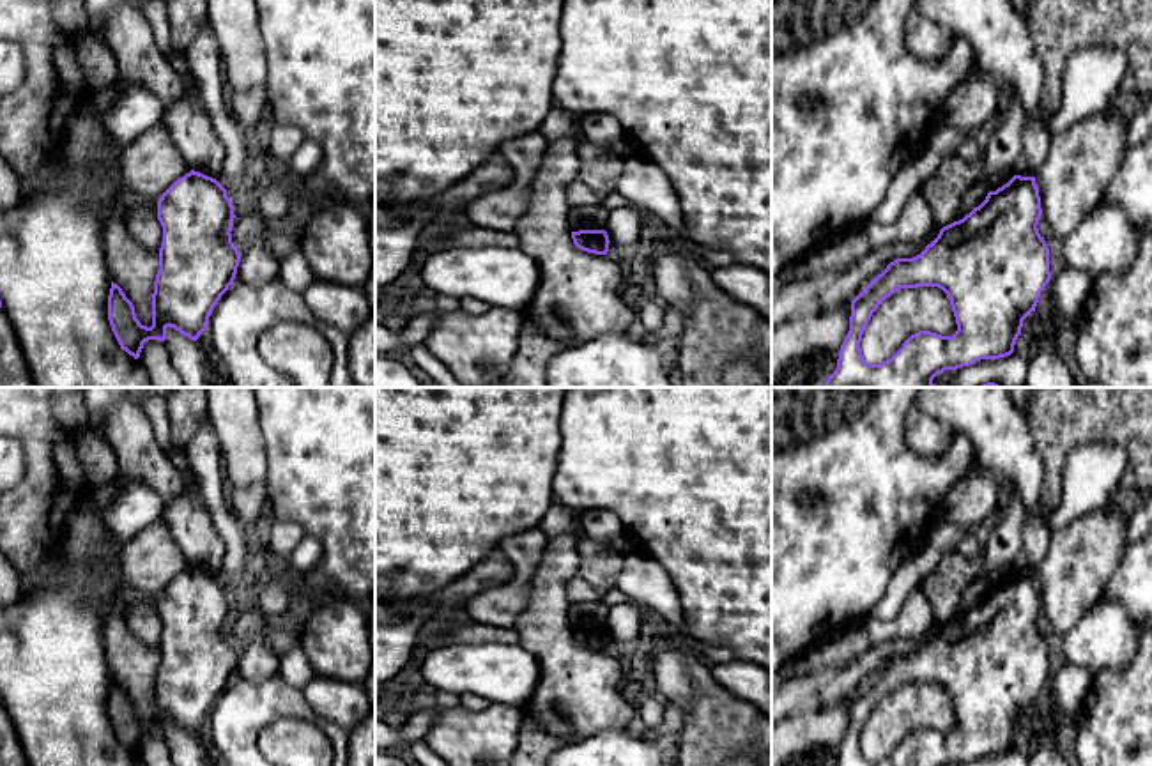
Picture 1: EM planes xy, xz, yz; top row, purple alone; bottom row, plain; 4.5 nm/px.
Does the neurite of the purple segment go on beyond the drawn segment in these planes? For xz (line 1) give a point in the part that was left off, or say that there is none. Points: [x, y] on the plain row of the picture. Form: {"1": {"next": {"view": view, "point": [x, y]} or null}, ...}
{"1": {"next": null}}

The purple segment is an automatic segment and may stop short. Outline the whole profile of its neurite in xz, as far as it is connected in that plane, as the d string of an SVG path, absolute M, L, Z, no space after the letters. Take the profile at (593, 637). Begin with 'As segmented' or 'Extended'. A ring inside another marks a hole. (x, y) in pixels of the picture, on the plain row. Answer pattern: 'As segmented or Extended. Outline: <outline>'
As segmented. Outline: M579 626L572 628L573 640L588 649L607 651L609 632L605 626Z

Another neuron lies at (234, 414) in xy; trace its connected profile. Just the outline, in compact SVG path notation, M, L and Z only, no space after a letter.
M207 387L211 423L223 455L223 472L235 490L265 481L265 440L251 387Z

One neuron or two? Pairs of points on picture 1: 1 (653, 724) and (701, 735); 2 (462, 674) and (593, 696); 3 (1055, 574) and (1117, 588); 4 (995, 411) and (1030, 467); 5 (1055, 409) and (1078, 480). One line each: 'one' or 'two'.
1: two
2: two
3: two
4: one
5: two

